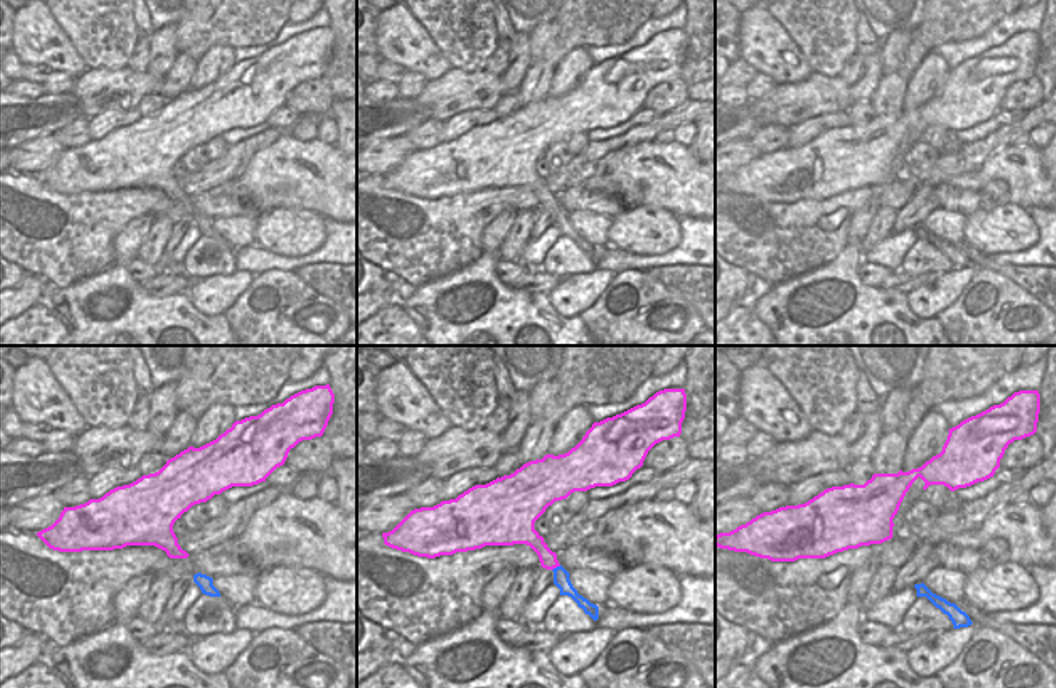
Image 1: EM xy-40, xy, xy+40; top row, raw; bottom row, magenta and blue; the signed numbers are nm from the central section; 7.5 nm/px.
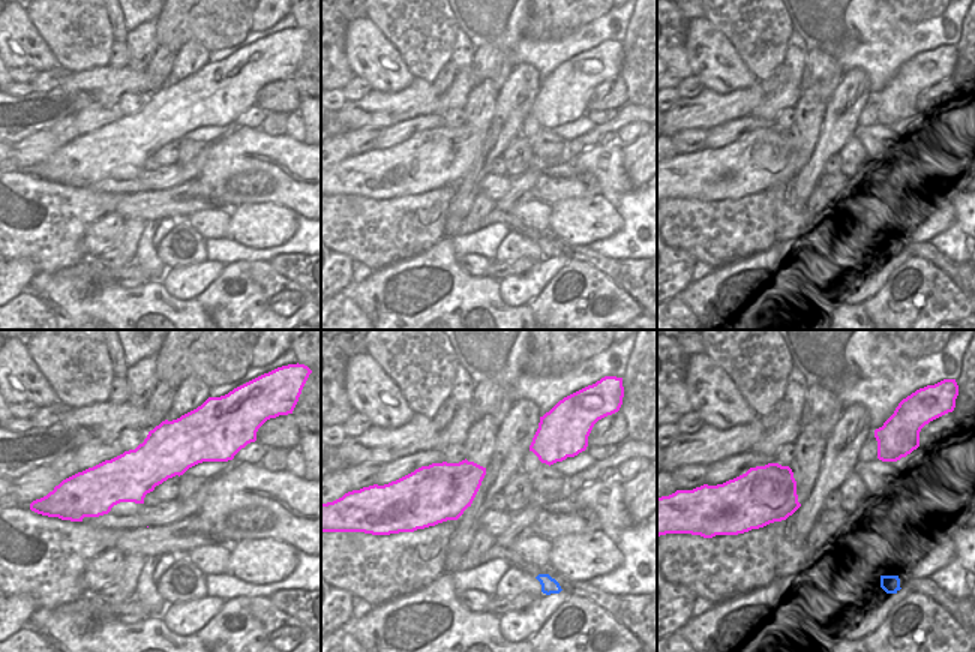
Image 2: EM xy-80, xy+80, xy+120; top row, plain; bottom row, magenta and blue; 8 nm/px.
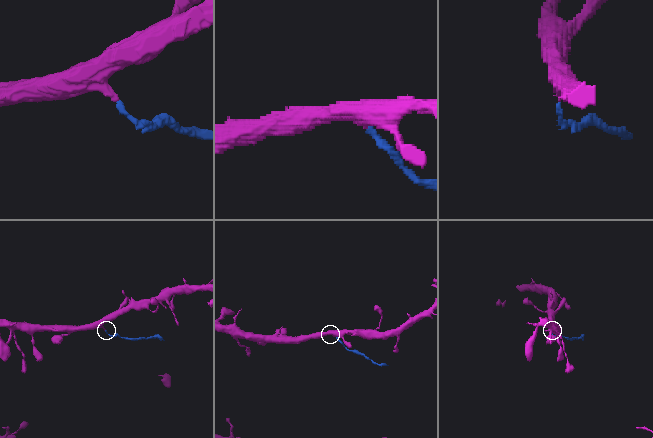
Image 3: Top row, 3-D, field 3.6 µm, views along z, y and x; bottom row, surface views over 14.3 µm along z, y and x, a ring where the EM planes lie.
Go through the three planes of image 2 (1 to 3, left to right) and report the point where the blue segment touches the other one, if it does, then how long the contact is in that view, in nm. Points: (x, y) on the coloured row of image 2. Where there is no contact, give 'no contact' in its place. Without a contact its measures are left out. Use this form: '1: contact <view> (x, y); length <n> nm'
1: no contact
2: no contact
3: no contact

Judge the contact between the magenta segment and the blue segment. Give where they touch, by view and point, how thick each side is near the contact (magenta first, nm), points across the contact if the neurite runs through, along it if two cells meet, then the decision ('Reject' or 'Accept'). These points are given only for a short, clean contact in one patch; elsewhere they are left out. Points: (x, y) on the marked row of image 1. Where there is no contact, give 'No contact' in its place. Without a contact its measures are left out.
Touches magenta at xy (556, 567). Thickness 130 nm (magenta) against 120 nm. Boundary: xy (560, 565), (552, 570). Reject.

